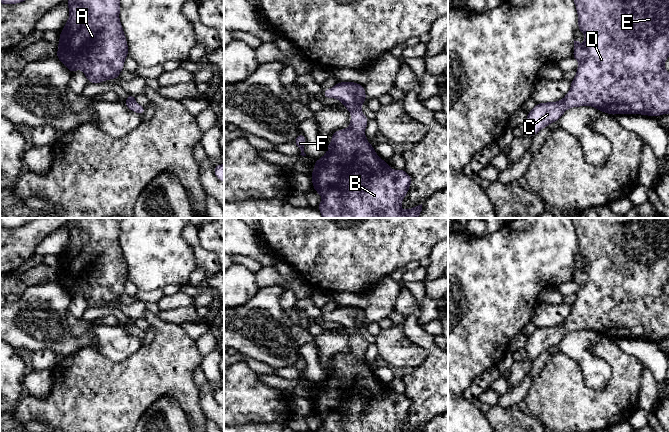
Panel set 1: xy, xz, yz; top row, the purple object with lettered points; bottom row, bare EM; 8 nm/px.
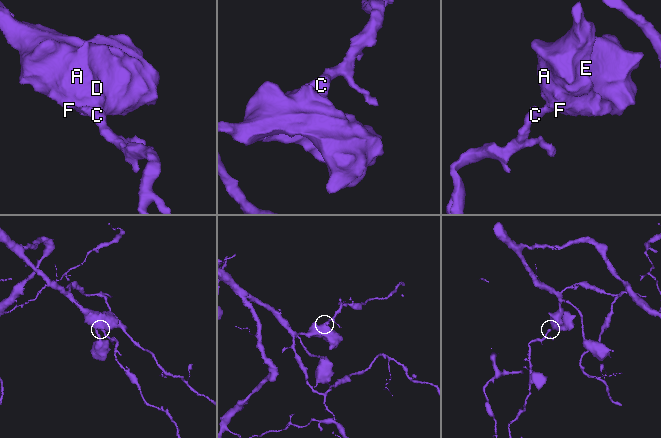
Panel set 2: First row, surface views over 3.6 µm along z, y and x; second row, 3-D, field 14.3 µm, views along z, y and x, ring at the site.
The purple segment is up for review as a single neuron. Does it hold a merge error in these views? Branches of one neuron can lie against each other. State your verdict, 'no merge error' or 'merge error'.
no merge error

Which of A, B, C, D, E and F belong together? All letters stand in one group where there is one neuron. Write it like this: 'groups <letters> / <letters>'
groups A B C D E F

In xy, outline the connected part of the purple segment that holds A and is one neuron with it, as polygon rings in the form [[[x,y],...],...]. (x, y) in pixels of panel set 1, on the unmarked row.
[[[70,218],[69,243],[60,256],[57,280],[72,298],[81,293],[88,306],[117,303],[128,281],[119,243],[122,218]]]

